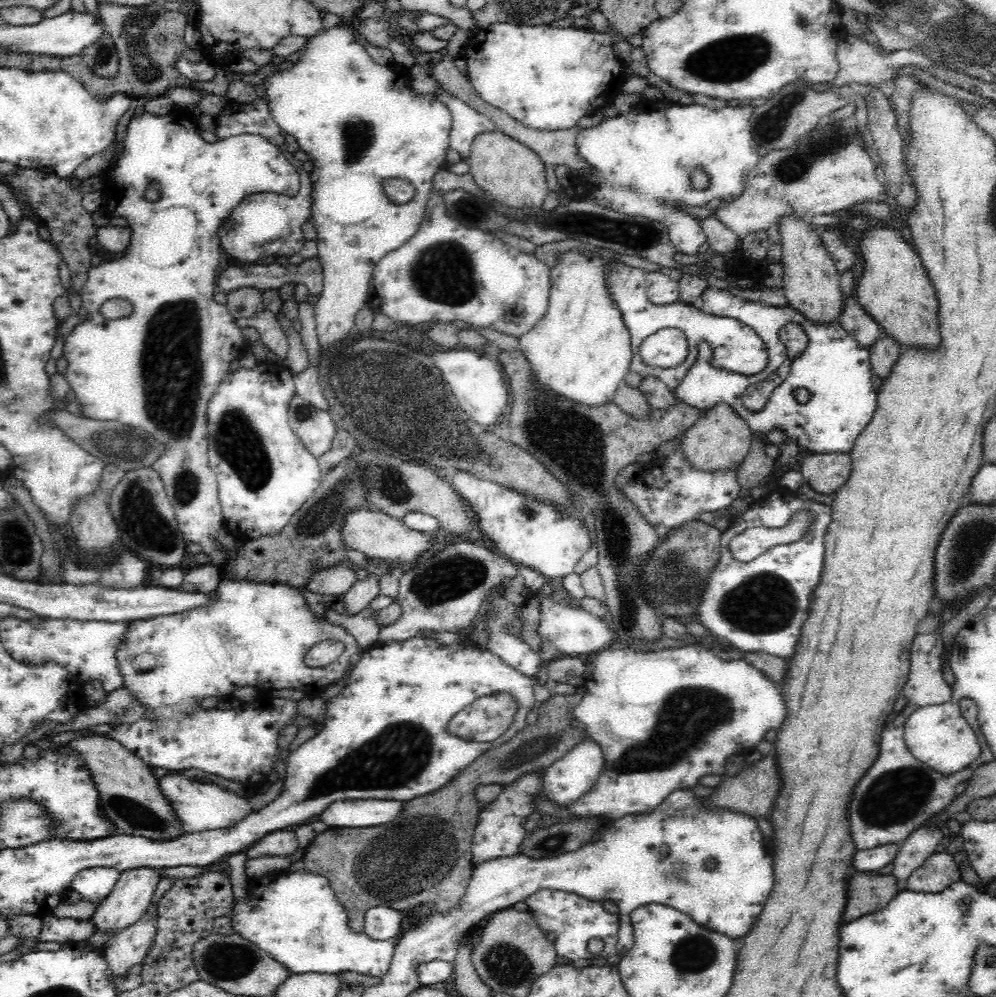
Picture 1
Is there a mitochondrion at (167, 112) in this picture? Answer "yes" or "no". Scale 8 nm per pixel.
no

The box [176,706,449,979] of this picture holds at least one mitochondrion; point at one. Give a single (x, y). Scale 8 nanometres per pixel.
(400, 753)

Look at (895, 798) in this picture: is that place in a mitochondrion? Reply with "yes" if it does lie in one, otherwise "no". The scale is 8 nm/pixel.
yes

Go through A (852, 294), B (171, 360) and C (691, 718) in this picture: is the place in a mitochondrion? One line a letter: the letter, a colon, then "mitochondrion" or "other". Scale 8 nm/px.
A: other
B: mitochondrion
C: mitochondrion

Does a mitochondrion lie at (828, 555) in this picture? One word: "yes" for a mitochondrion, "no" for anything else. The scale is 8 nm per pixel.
no

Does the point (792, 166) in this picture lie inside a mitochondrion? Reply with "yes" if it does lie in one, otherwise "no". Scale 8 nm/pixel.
yes

